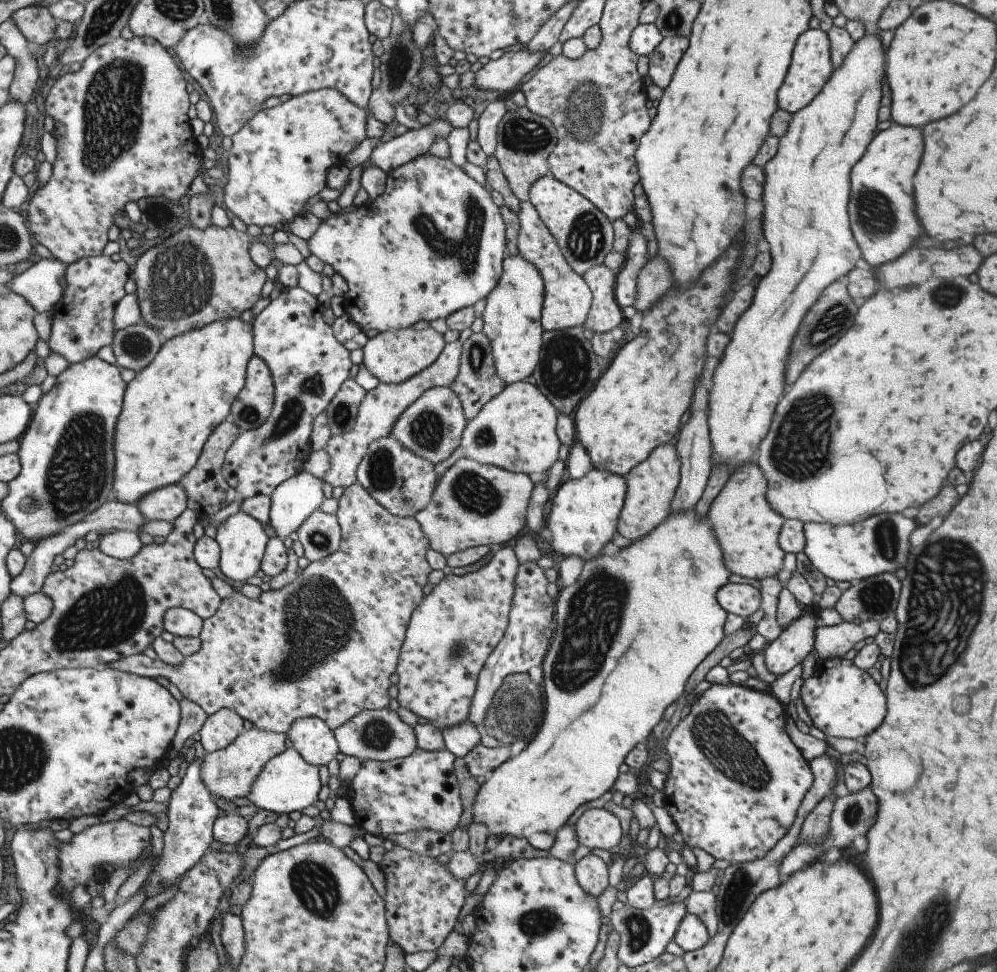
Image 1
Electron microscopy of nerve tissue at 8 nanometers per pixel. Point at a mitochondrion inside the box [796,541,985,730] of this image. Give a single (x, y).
(875, 597)

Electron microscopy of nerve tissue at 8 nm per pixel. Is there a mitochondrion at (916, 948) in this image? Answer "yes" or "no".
yes

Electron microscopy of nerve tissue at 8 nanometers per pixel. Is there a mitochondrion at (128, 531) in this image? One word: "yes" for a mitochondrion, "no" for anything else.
no

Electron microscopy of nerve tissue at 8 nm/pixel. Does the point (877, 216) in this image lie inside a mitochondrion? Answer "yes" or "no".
yes

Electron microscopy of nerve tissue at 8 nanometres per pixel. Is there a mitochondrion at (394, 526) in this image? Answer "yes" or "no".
no

